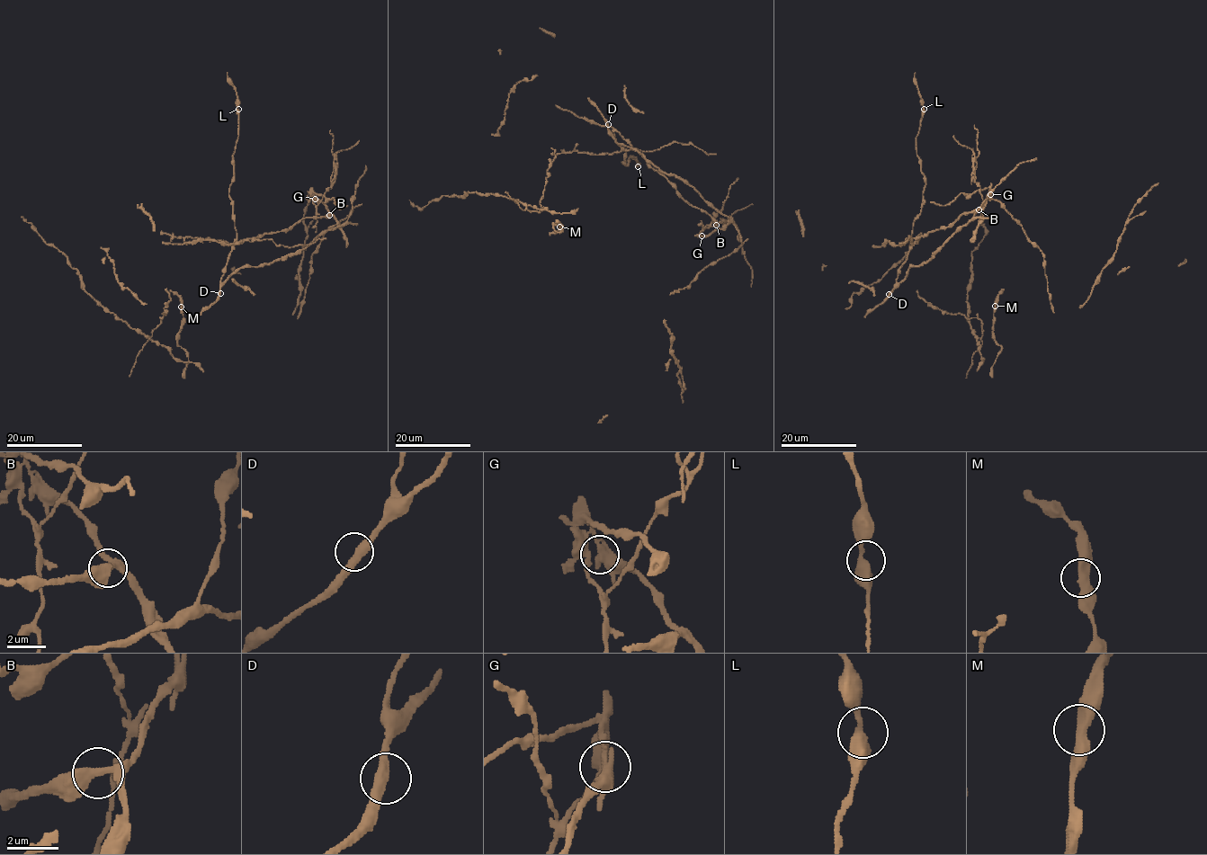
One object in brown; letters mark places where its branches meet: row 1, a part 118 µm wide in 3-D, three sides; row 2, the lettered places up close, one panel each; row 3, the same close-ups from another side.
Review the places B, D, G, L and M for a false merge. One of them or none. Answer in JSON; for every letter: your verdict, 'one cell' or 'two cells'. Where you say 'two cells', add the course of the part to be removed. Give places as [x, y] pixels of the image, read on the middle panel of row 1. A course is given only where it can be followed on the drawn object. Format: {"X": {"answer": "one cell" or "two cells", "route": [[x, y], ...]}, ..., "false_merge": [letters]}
{"B": {"answer": "one cell"}, "D": {"answer": "one cell"}, "G": {"answer": "two cells", "route": [[702, 236], [701, 232], [707, 226], [714, 227], [726, 221], [738, 209], [753, 204]]}, "L": {"answer": "one cell"}, "M": {"answer": "one cell"}, "false_merge": ["G"]}

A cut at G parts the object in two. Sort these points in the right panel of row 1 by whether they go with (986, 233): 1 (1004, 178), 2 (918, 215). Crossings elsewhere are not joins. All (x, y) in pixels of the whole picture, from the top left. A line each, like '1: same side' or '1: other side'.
1: same side
2: same side

